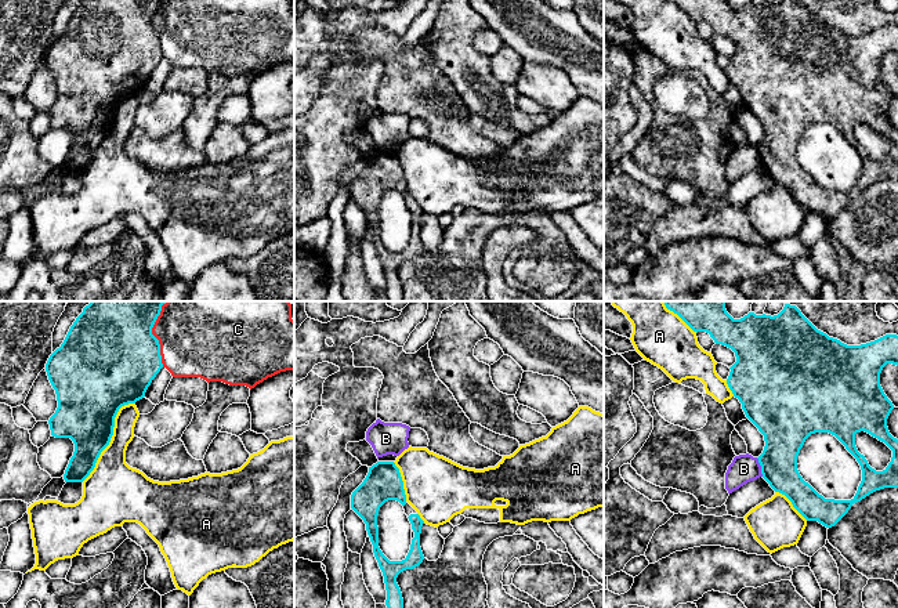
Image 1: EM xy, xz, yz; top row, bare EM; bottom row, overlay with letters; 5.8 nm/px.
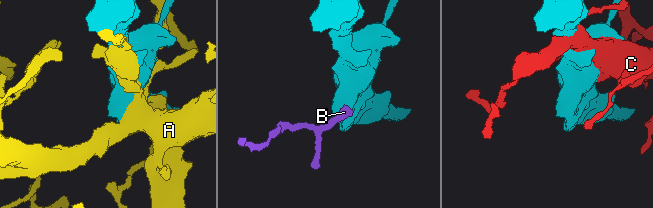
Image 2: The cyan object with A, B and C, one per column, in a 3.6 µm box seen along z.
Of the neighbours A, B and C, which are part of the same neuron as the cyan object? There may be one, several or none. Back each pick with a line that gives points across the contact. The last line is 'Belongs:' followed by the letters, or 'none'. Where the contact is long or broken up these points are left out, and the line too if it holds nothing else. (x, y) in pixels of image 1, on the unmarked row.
Belongs: none

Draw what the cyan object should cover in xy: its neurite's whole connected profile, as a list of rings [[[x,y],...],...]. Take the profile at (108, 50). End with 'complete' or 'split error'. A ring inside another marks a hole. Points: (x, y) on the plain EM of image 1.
[[[83,0],[64,33],[46,54],[58,98],[50,108],[51,126],[70,129],[73,146],[65,160],[65,173],[83,173],[94,160],[101,142],[113,126],[119,99],[145,87],[163,58],[159,30],[152,18],[162,0]]] | complete

